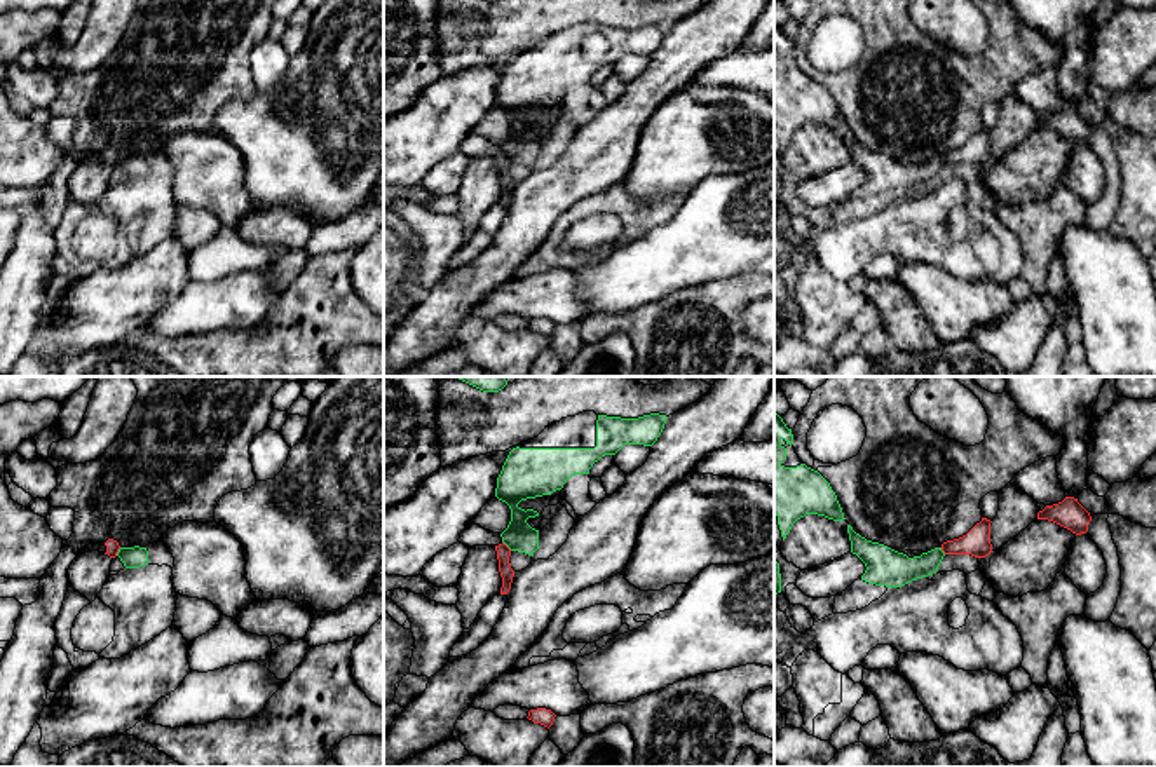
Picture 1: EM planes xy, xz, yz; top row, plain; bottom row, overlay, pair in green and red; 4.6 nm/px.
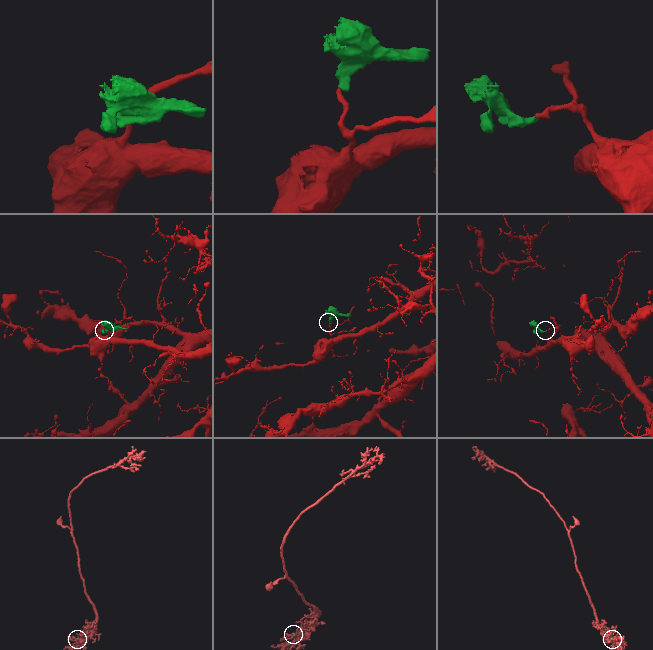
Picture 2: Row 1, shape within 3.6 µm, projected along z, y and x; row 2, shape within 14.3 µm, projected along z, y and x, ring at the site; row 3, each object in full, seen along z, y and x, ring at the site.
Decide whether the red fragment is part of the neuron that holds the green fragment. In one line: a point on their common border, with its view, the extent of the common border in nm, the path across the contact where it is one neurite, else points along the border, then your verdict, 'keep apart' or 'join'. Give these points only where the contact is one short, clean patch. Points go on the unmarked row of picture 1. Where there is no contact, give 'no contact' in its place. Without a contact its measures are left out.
contact xz (508, 156); length 60 nm; border xz (503, 150), (511, 159); keep apart

